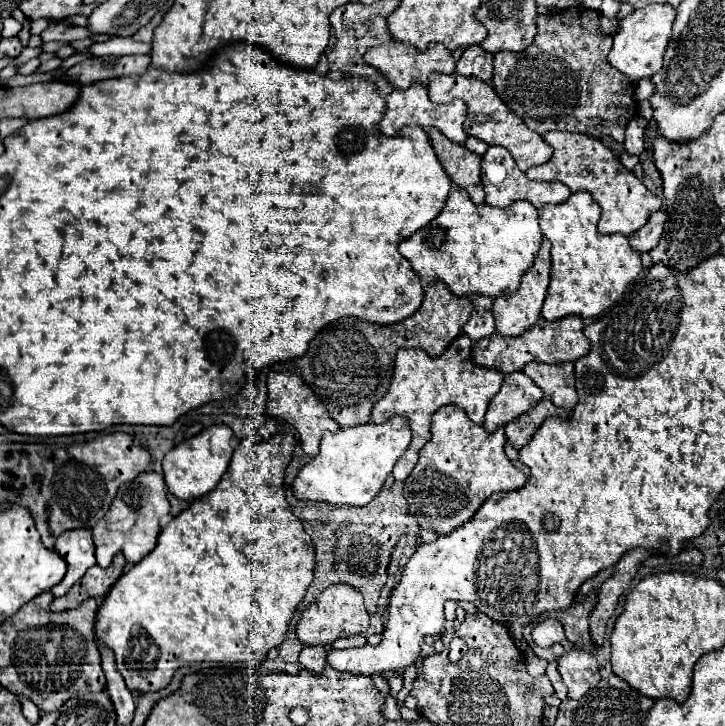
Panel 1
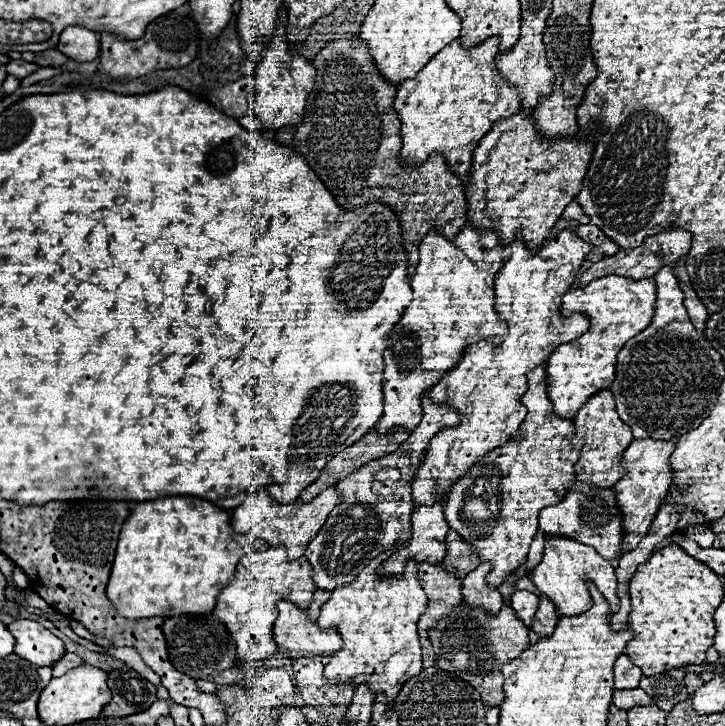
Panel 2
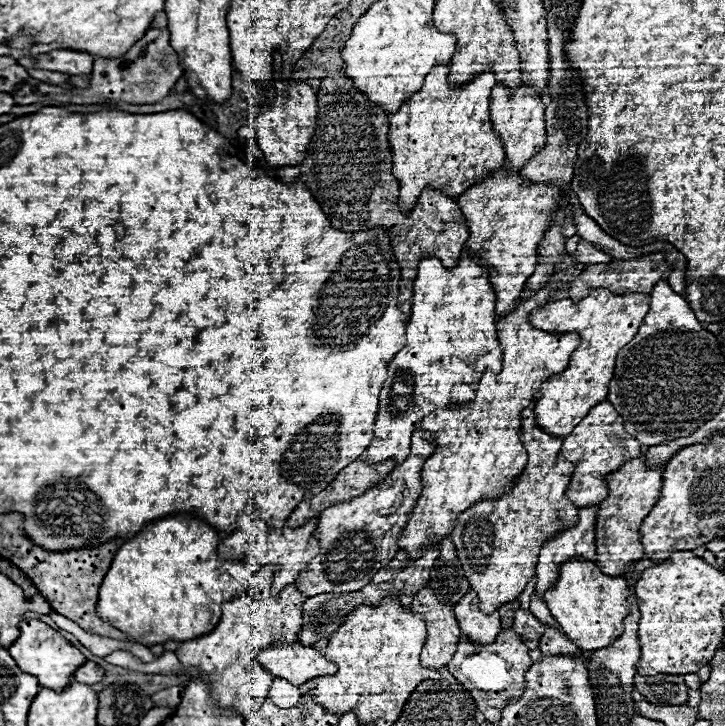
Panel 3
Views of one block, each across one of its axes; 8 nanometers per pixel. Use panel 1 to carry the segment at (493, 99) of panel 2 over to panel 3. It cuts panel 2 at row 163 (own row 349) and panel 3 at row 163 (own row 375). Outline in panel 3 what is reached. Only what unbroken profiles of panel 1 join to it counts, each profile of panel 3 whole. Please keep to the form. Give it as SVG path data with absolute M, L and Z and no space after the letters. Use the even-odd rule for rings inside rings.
M448 64L434 66L428 72L420 92L414 92L396 114L390 114L390 144L394 156L392 172L400 180L400 206L404 212L414 208L420 192L426 186L448 192L448 196L452 198L458 198L464 192L464 188L470 188L482 176L488 176L490 172L502 168L506 154L502 140L496 136L490 120L490 92L494 84L494 72L482 72L474 80L454 86L448 80Z

